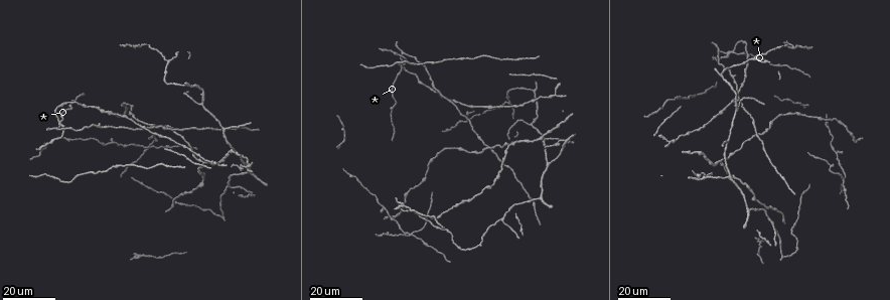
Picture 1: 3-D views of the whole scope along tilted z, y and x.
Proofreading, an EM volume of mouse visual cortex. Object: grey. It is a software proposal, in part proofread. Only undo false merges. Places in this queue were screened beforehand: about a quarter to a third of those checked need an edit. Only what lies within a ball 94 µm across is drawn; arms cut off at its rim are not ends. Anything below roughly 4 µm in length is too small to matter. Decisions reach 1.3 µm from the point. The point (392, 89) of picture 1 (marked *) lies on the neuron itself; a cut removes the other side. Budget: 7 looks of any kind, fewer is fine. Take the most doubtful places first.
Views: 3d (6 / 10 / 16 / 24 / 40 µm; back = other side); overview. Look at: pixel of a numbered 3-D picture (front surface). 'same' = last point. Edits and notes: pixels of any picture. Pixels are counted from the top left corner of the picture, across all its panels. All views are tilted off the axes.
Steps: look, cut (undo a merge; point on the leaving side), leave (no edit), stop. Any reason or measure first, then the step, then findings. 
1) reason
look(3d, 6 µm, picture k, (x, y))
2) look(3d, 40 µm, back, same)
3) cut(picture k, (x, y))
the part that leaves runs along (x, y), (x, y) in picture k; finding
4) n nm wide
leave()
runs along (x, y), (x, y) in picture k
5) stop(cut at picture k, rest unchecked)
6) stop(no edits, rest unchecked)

four-way junction
look(3d, 16 µm, picture 1, (732, 51))

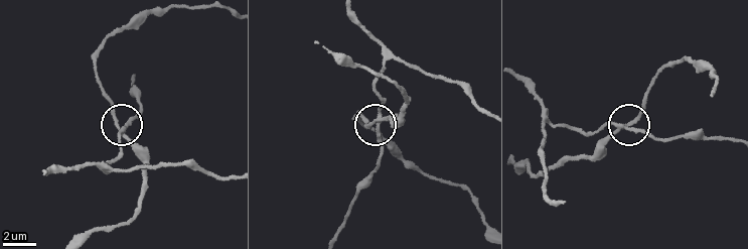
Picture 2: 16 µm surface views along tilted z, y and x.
look(3d, 6 µm, picture 2, (374, 123))

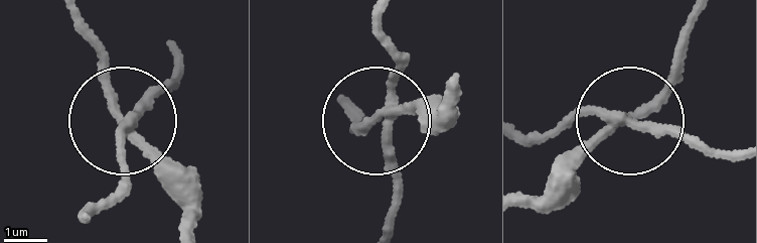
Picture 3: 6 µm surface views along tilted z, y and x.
look(3d, 6 µm, back, picture 3, (126, 118))

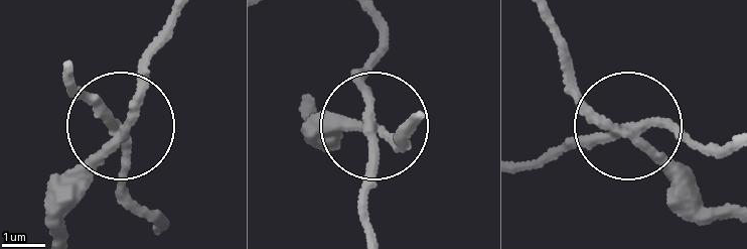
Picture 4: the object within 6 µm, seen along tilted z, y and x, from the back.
side arm 187 µm; 4 arms
cut(picture 4, (73, 173))
a second neuron is stuck on

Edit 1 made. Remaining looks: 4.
look(overview)

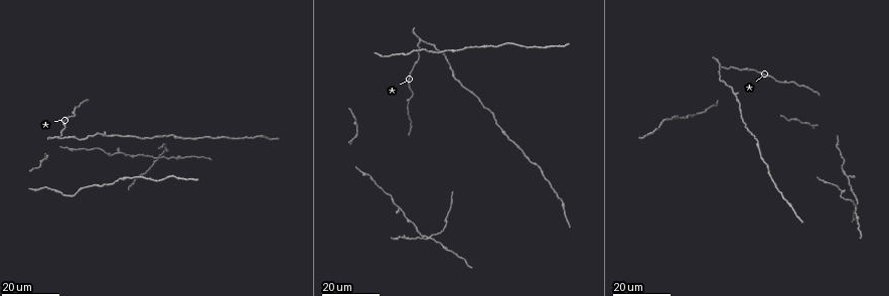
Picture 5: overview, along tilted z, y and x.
four arms meet
look(3d, 16 µm, picture 5, (428, 238))

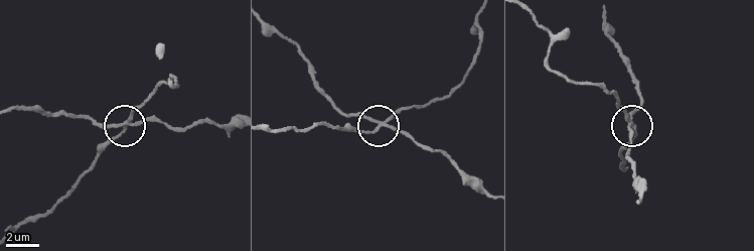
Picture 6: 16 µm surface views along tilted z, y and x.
closer look
look(3d, 10 µm, picture 6, (131, 120))

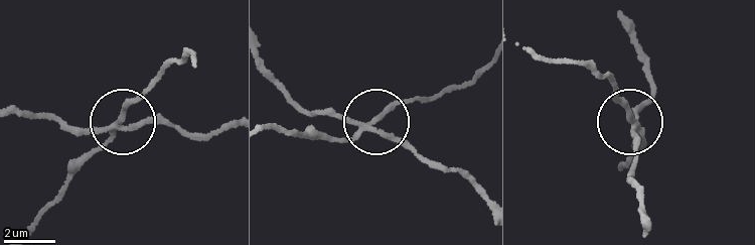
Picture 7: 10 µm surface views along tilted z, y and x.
4 arms
cut(picture 7, (128, 106))
the part that leaves runs along (115, 122), (155, 74), (187, 53), (193, 62) in picture 7; a second neuron is stuck on

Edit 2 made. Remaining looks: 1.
stop(cut at picture 4, cut at picture 7, rest unchecked)

